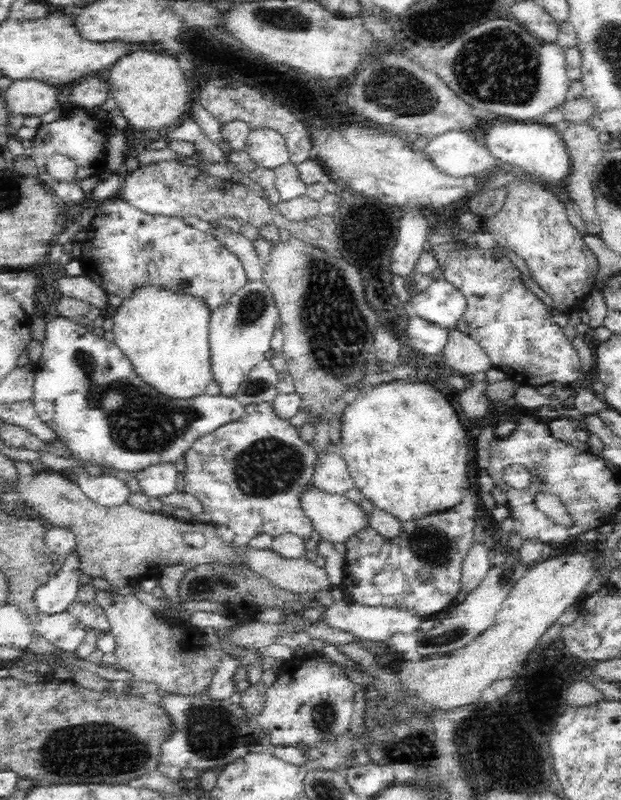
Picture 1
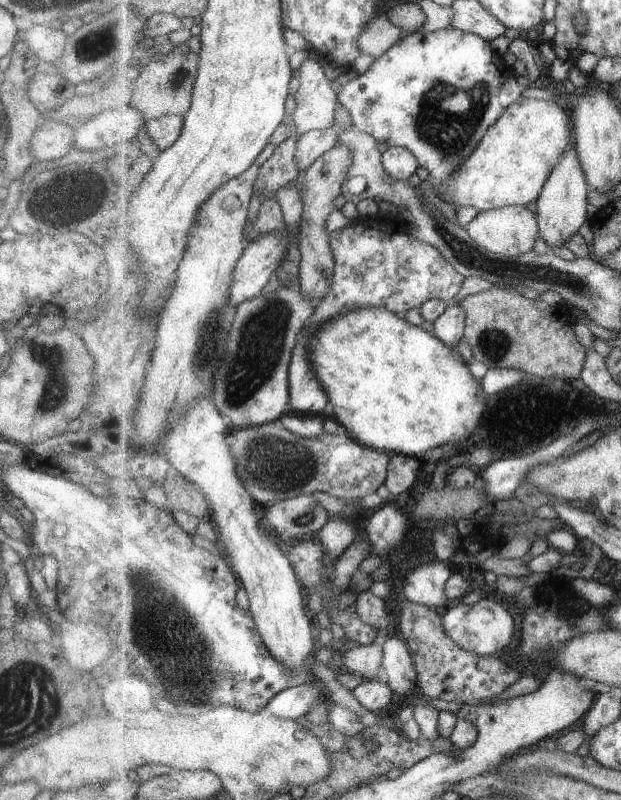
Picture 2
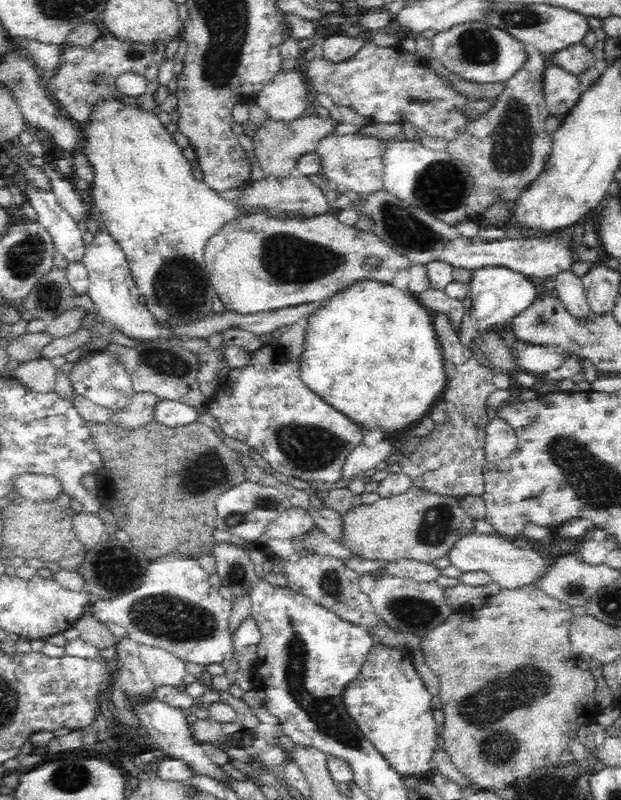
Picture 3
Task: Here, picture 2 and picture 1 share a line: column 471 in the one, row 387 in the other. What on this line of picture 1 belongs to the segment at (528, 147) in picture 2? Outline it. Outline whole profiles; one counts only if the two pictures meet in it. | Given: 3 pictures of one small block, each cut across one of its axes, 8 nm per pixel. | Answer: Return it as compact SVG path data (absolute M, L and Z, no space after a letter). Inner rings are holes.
M142 284L142 286L136 286L136 290L128 296L123 298L122 306L120 308L111 309L109 316L114 320L114 327L112 333L114 333L114 339L116 345L120 348L120 351L130 359L136 375L138 375L148 385L154 387L156 391L160 392L160 395L164 395L170 398L195 398L206 393L206 389L213 380L212 362L211 362L211 349L209 340L209 324L211 318L211 308L208 303L205 302L201 296L194 296L193 294L186 294L185 292L179 292L179 290L170 290L167 286L161 284Z

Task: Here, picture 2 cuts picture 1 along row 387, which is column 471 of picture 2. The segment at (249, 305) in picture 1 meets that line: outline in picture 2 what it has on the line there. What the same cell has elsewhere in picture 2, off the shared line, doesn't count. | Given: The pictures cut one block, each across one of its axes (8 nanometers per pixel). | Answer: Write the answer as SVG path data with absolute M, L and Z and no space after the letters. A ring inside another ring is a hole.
M510 205L501 209L479 211L465 228L479 247L507 257L517 257L532 252L540 236L536 212L533 206L527 205Z

